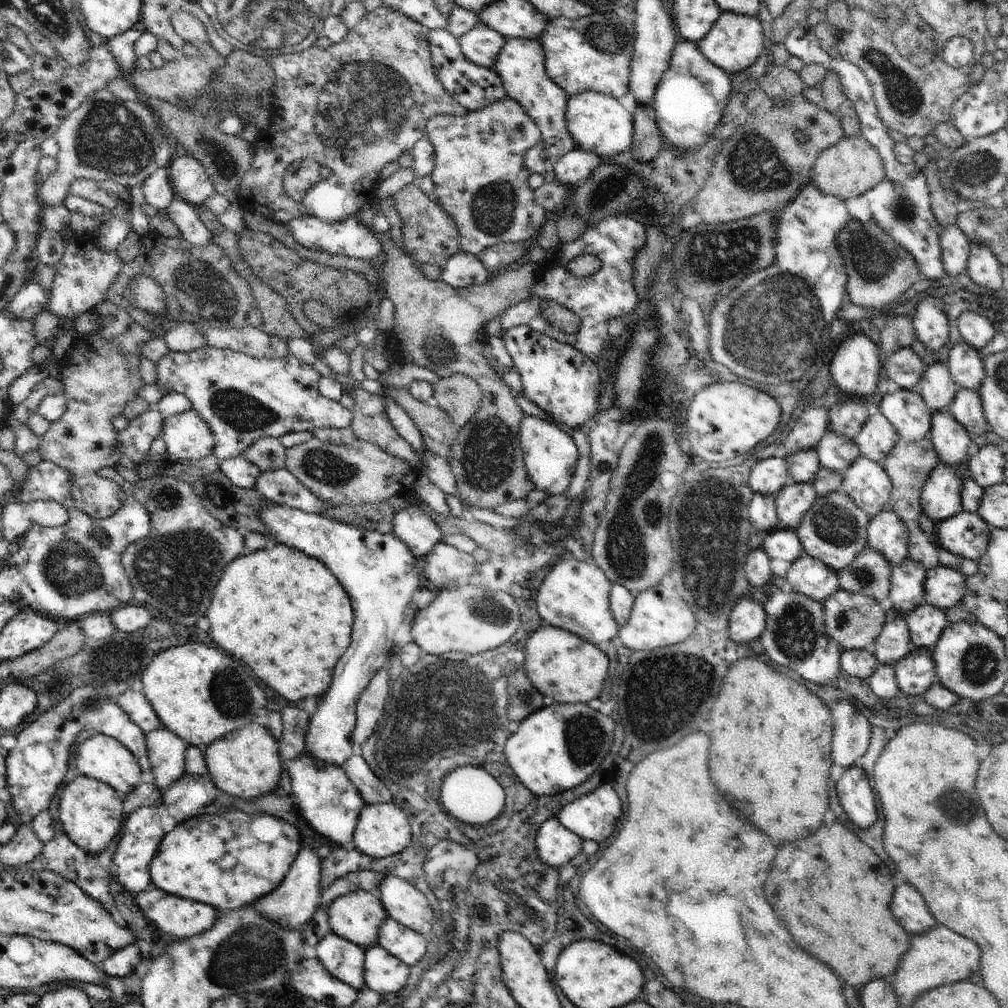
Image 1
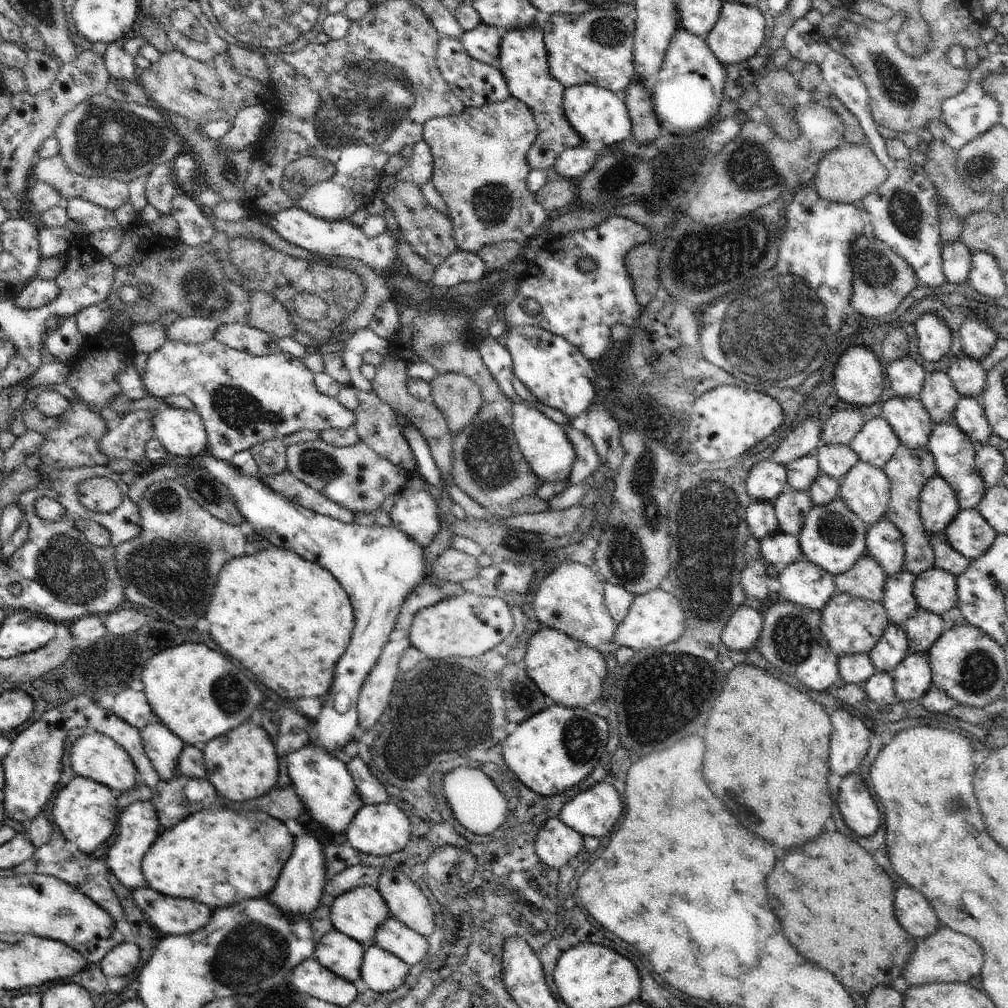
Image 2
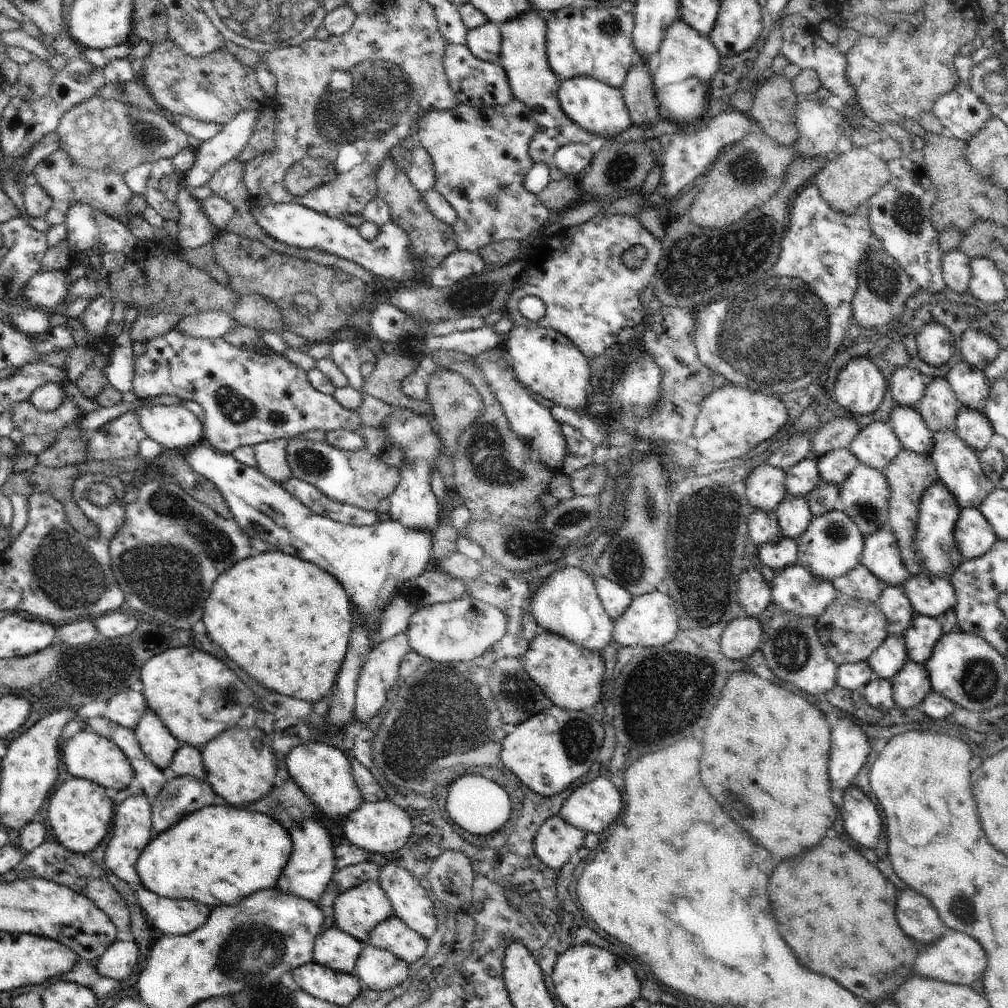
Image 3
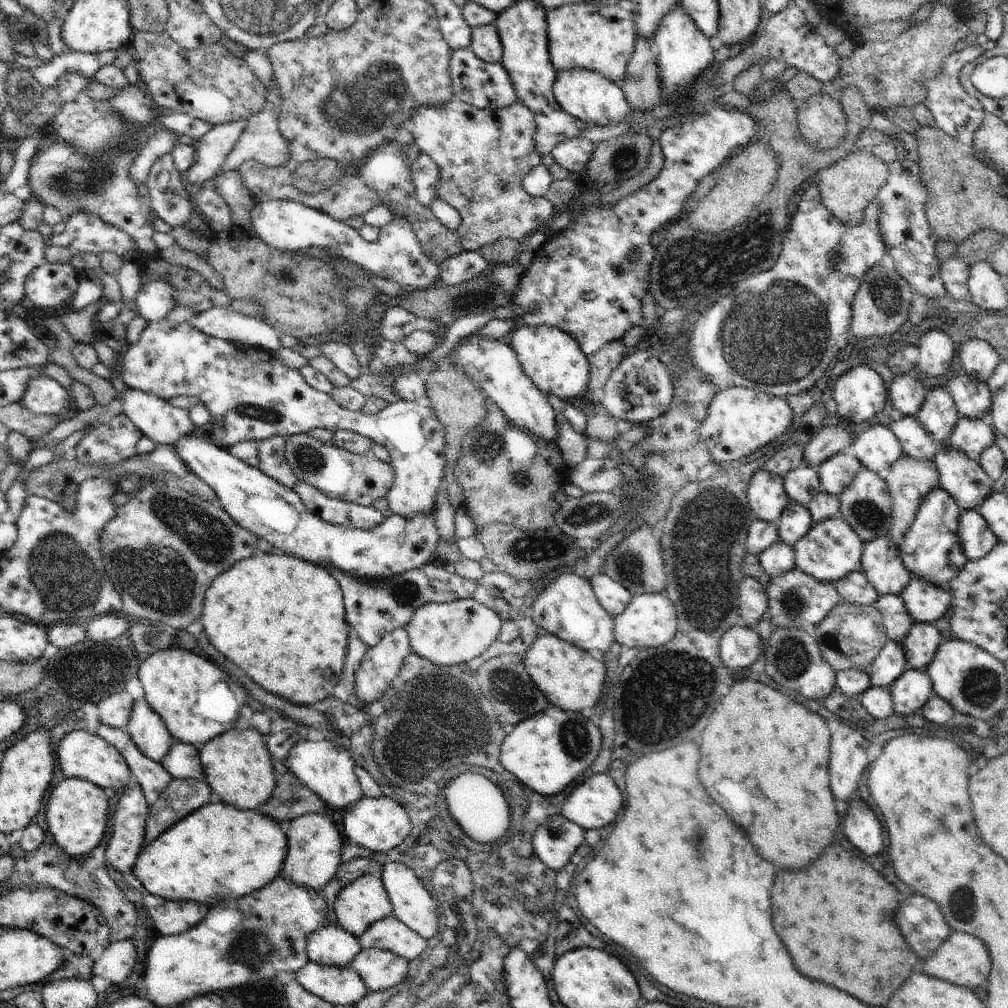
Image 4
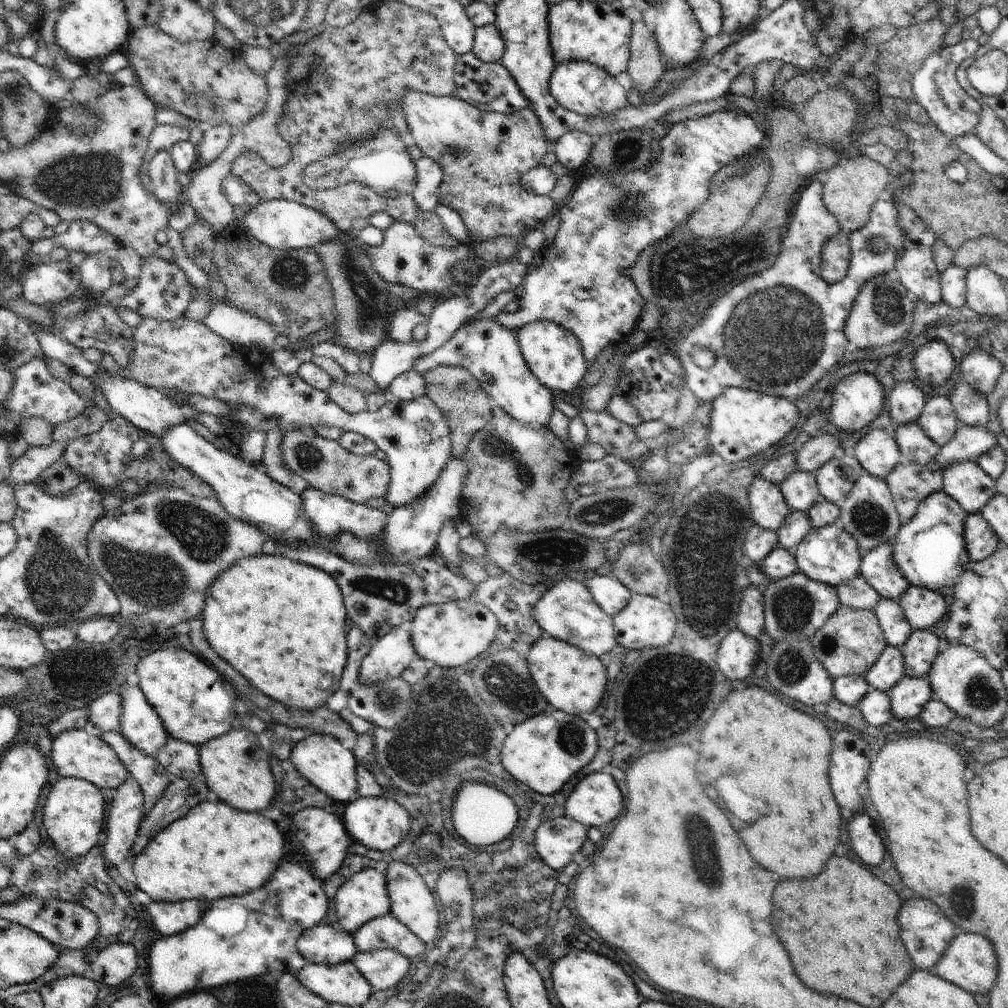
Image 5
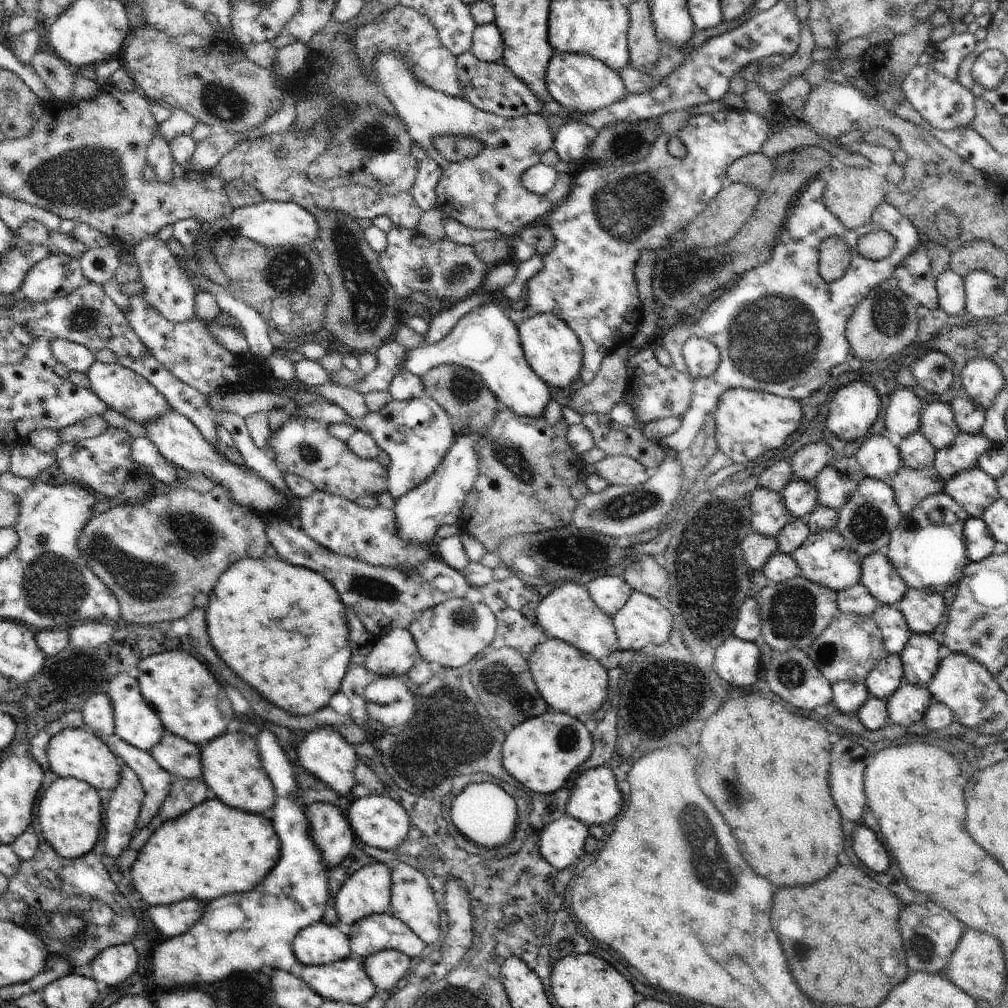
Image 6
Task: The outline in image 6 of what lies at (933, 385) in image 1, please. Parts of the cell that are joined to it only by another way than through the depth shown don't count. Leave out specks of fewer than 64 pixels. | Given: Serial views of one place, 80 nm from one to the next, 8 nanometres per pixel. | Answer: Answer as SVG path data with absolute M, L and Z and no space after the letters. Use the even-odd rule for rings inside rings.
M940 401L926 405L921 414L919 430L937 450L951 445L961 431L956 424L952 407Z

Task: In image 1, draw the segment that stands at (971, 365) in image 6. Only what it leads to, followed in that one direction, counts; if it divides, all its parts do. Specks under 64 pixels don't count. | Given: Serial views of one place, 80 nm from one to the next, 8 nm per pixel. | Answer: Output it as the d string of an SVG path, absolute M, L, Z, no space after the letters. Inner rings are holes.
M970 310L962 312L962 315L958 318L957 326L961 335L960 340L978 351L988 346L997 334L992 322L986 316L970 312Z

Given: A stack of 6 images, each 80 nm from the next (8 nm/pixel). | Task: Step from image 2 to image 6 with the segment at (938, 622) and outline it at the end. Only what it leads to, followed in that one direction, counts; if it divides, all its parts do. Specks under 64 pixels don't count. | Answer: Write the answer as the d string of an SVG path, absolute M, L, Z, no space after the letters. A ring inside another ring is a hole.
M916 634L908 639L899 654L903 662L904 682L928 688L940 660L941 644L929 634Z

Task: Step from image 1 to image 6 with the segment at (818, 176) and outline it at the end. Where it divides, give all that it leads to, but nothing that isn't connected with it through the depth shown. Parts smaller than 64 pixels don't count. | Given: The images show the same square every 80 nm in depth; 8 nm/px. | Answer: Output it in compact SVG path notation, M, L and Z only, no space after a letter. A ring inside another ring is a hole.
M847 167L833 169L827 178L823 192L823 203L838 220L851 231L866 226L877 206L891 189L884 175L877 174L871 167Z

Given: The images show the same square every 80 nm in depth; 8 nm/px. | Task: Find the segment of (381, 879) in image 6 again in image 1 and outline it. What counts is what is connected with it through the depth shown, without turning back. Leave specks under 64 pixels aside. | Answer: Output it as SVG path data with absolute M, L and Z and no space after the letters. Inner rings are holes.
M358 890L336 898L328 908L330 929L361 948L378 945L378 930L389 917L375 891Z

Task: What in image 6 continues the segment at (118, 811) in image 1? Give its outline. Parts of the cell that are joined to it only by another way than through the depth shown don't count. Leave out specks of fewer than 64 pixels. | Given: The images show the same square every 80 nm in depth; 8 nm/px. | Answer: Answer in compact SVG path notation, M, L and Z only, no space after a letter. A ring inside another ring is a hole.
M58 777L44 793L36 815L42 834L65 859L75 859L88 854L98 842L98 834L104 820L105 804L100 801L98 790L87 782Z

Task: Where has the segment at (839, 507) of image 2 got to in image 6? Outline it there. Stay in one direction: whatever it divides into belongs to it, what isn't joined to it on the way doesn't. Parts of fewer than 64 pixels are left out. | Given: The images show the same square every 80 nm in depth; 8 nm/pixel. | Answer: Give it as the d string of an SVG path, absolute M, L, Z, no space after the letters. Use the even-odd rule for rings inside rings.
M835 526L814 534L810 533L791 557L802 570L803 576L810 582L829 588L834 592L851 587L861 577L862 559Z

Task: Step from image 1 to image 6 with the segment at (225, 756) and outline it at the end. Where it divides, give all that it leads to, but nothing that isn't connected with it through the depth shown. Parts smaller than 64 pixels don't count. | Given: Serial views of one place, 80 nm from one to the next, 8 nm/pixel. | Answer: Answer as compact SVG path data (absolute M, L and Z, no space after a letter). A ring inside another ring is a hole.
M226 732L201 747L201 776L210 796L220 799L229 807L262 815L273 807L276 793L273 782L261 763L257 737L247 732Z

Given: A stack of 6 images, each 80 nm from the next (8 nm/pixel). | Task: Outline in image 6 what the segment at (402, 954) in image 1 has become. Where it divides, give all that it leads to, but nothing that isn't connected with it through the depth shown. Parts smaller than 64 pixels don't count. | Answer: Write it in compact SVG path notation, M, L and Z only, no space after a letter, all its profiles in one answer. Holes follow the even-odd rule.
M388 913L364 917L351 926L349 933L352 956L364 958L386 949L396 949L412 960L428 945L401 920Z

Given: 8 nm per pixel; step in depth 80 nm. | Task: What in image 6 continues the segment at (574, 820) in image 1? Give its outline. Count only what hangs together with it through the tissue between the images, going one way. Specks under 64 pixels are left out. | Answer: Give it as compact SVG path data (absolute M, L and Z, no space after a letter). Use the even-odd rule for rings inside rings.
M598 767L576 779L565 809L566 815L587 826L600 826L621 816L622 803L615 774L606 767Z

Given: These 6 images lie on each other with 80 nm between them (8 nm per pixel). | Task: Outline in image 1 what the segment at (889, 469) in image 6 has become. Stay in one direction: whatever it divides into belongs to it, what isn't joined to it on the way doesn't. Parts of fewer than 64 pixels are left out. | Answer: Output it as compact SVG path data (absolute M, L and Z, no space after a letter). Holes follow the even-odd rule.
M873 410L852 442L858 445L860 455L882 465L898 440L898 432L894 426L883 414Z

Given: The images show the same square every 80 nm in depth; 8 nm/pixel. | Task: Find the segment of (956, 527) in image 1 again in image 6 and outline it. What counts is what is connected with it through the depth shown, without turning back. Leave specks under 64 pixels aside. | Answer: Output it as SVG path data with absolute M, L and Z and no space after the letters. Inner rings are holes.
M982 517L968 518L963 533L967 546L967 557L971 562L980 562L994 552L996 539Z

